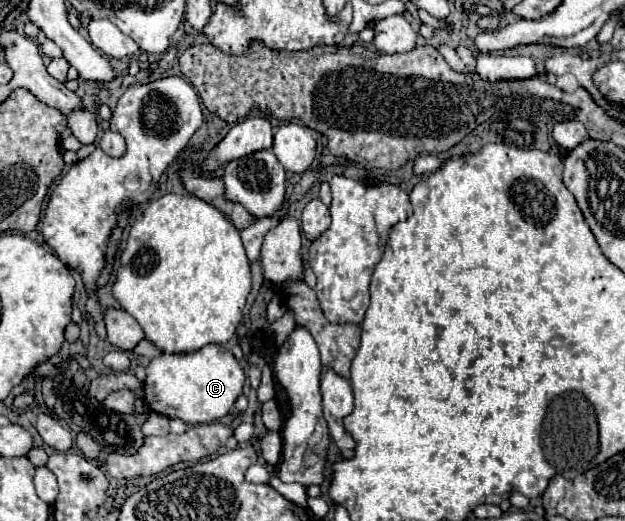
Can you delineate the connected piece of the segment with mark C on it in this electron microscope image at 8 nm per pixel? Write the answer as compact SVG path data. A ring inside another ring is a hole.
M211 343L187 355L159 355L147 365L145 405L161 415L179 417L185 423L211 423L225 417L245 385L239 361L223 345Z

